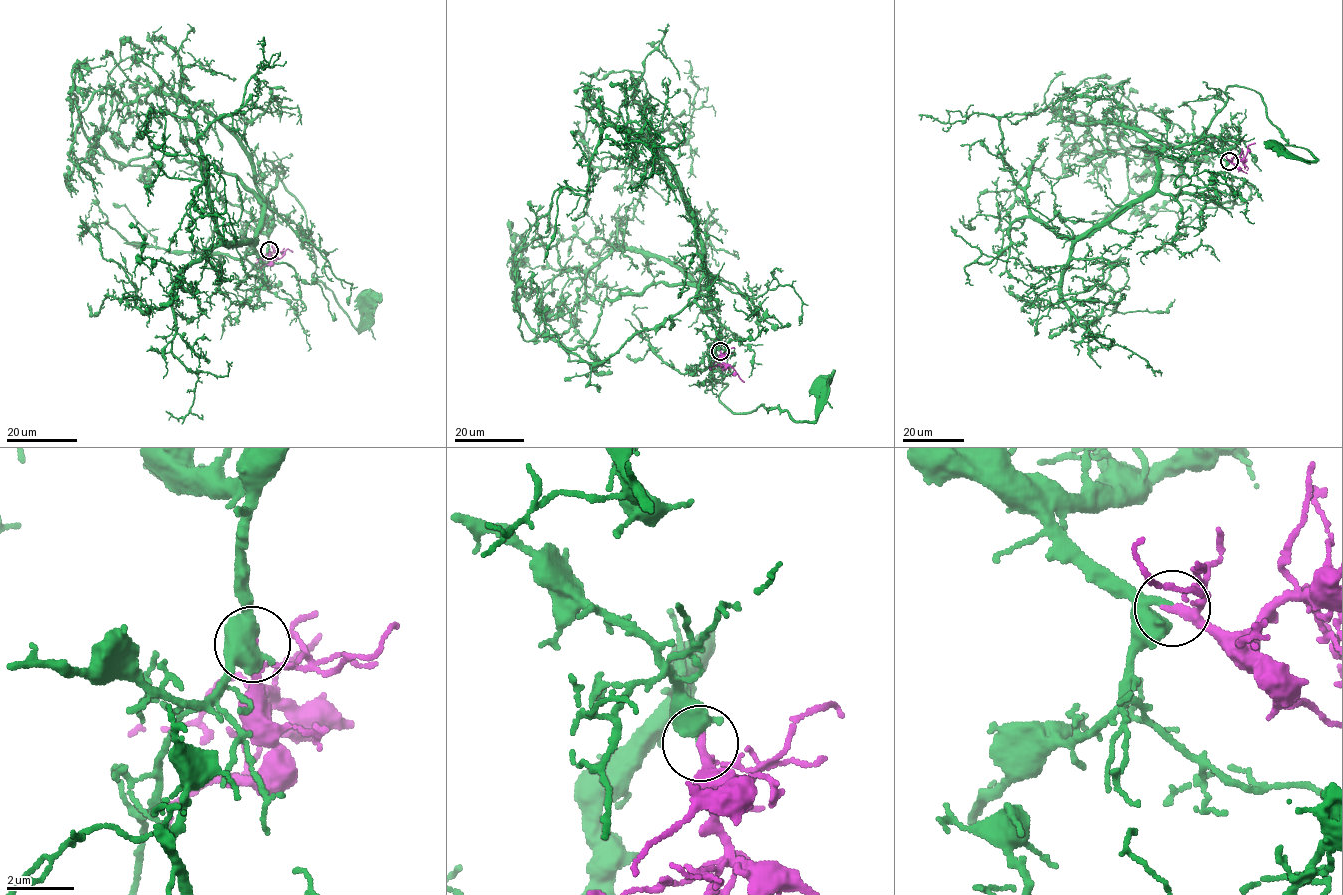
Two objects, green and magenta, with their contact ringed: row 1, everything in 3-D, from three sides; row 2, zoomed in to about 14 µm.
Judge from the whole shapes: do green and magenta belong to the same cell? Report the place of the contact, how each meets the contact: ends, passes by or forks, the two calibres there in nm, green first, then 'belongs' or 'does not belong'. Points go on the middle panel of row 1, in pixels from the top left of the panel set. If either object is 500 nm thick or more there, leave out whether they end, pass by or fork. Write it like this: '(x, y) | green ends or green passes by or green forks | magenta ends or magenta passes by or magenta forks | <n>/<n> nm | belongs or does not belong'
(720, 351) | green ends | magenta passes by | 300/200 nm | belongs

